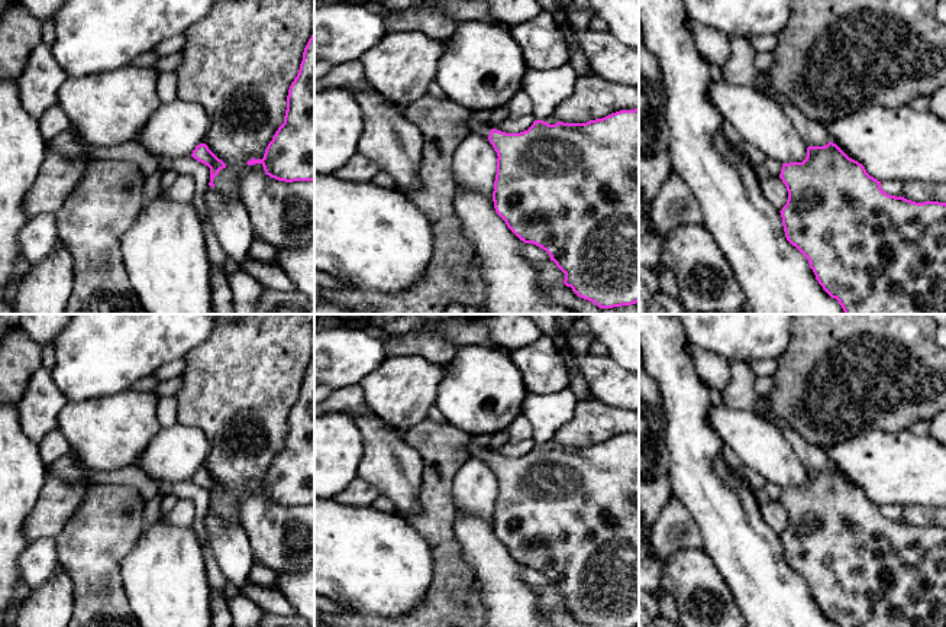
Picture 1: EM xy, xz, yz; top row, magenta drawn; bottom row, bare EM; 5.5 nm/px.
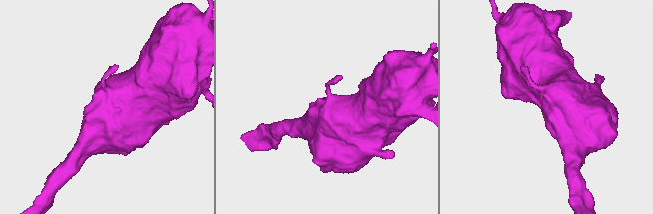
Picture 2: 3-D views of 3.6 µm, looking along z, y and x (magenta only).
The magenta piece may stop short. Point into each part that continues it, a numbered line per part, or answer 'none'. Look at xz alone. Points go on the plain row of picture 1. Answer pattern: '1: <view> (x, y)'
1: xz (474, 451)

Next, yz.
none

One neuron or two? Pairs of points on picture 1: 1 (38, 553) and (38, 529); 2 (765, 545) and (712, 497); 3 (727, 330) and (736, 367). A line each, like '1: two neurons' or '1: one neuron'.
1: two neurons
2: one neuron
3: two neurons

